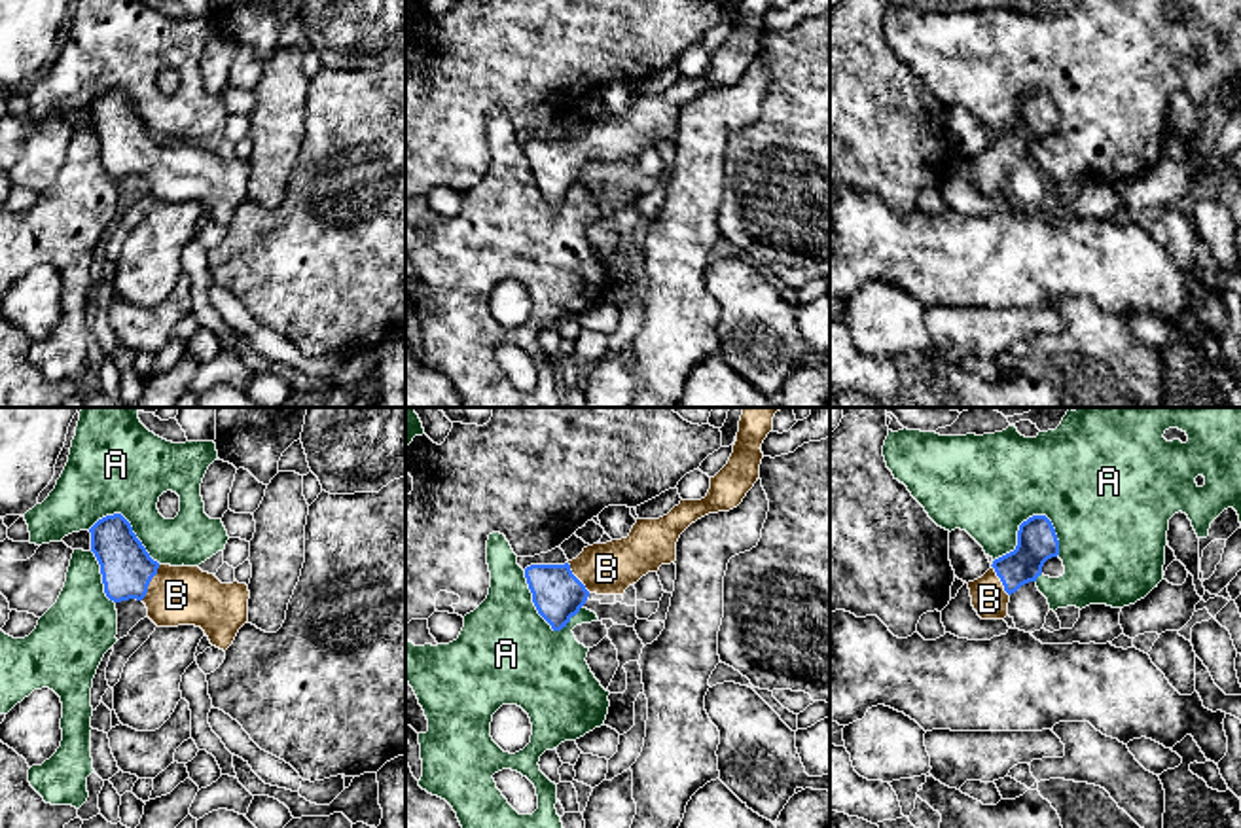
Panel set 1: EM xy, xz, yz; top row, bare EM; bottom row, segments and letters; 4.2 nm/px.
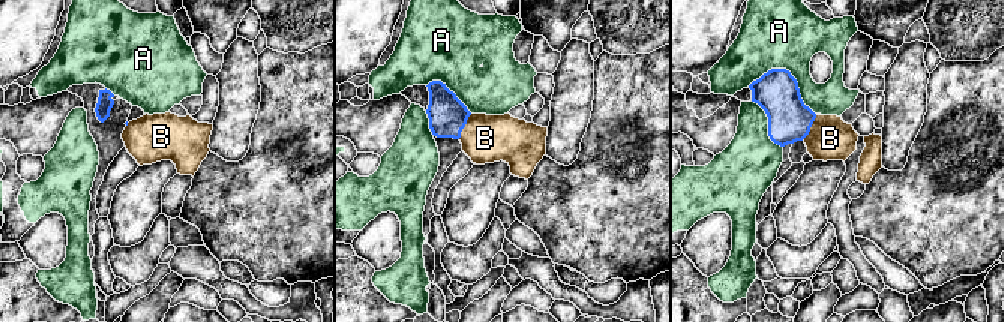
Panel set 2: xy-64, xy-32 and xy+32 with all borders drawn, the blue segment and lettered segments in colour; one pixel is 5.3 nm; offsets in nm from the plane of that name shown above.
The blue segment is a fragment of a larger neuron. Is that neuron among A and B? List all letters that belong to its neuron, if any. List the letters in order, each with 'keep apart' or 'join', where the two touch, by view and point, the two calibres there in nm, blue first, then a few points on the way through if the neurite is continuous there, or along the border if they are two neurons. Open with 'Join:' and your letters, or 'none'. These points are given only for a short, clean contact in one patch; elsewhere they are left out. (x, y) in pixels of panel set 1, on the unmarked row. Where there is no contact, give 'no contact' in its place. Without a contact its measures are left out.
Join: B
A: keep apart | yz (1018, 107) | 170/420 nm
B: join | xy (150, 156) | 220/260 nm | across xy (127, 144), (150, 156), (177, 171)

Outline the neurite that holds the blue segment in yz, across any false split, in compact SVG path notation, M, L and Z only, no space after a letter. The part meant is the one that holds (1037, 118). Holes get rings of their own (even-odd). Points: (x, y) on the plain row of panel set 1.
M1033 91L1019 100L1014 127L993 136L978 155L968 157L972 182L981 195L1004 195L1010 171L1036 157L1048 135L1059 131L1059 116L1046 91Z

